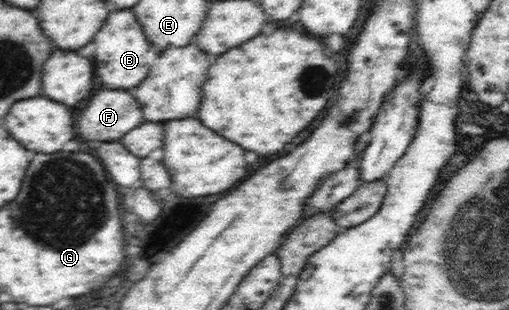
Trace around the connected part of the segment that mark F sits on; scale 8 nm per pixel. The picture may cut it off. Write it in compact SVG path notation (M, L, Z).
M100 90L78 116L78 134L84 140L112 142L144 122L142 108L126 90Z

